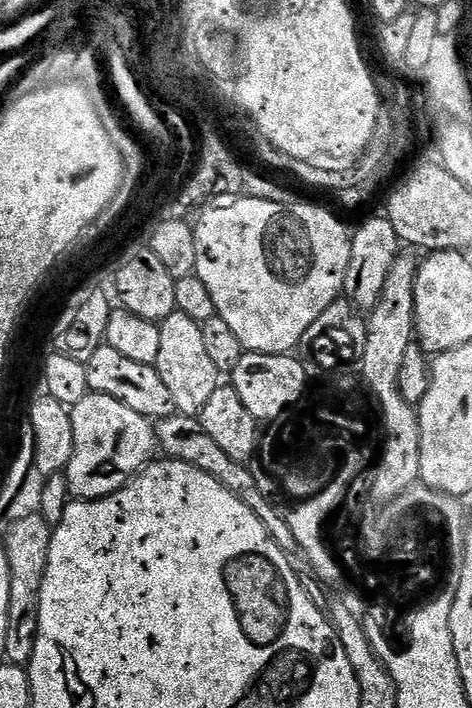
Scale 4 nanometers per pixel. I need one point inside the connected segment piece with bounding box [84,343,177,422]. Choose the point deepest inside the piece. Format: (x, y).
(138, 385)

